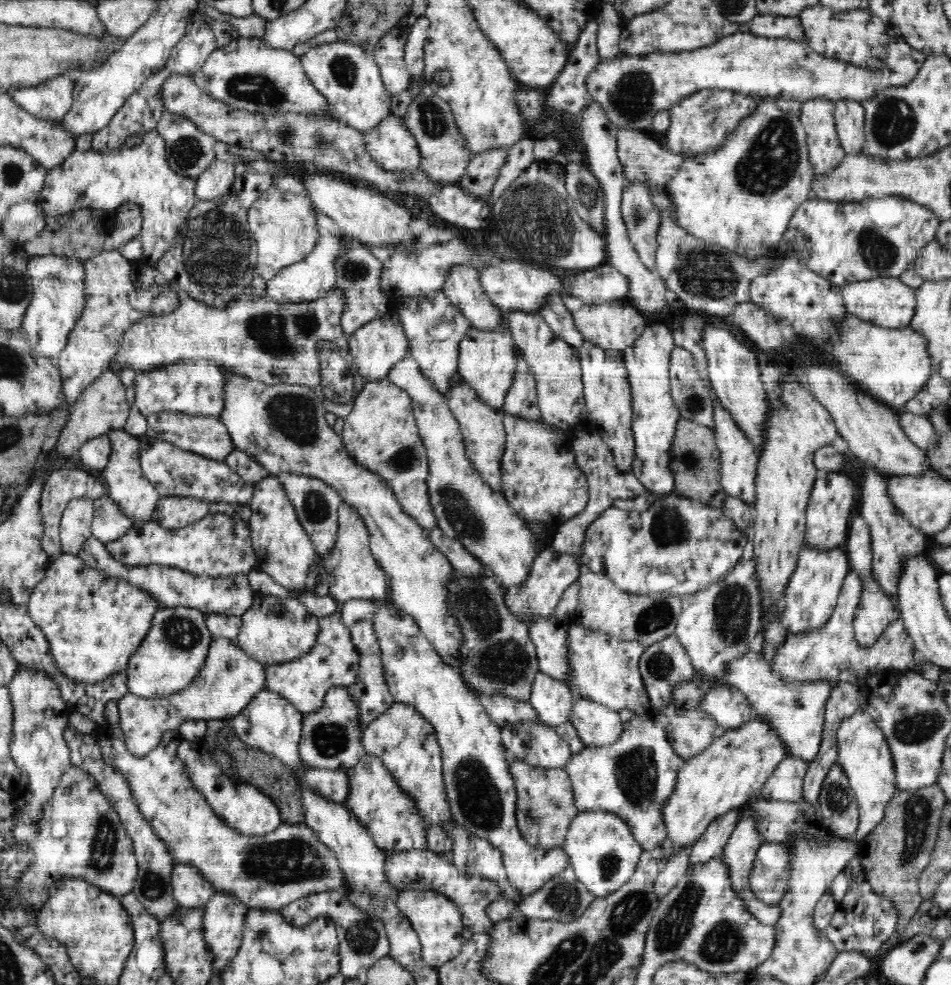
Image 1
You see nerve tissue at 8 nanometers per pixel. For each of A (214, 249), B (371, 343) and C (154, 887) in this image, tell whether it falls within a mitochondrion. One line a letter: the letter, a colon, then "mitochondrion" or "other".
A: mitochondrion
B: other
C: mitochondrion

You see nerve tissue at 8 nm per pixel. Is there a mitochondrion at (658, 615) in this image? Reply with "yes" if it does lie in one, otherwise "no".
yes

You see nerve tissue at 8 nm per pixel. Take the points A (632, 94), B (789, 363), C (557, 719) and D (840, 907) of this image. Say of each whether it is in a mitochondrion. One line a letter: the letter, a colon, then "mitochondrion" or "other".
A: mitochondrion
B: other
C: other
D: other

